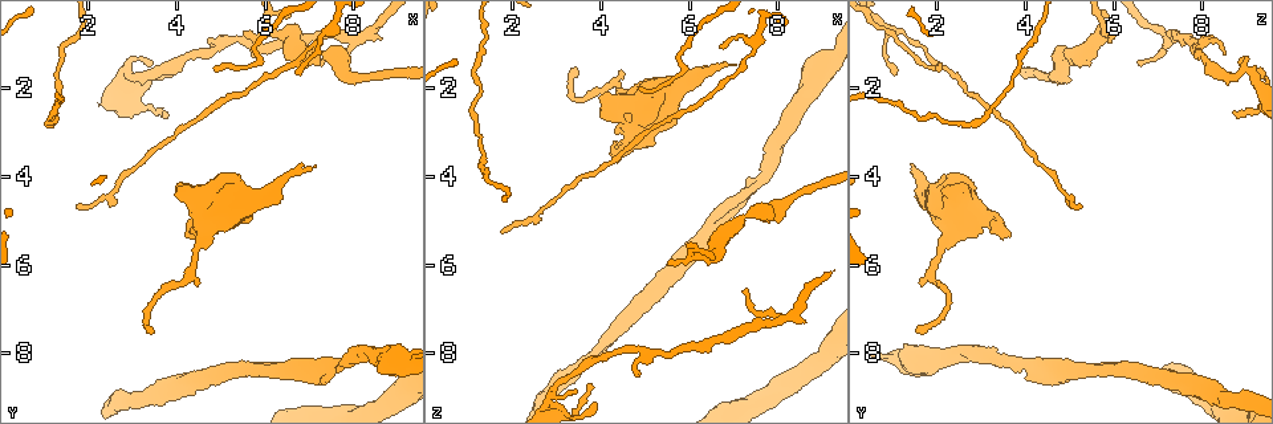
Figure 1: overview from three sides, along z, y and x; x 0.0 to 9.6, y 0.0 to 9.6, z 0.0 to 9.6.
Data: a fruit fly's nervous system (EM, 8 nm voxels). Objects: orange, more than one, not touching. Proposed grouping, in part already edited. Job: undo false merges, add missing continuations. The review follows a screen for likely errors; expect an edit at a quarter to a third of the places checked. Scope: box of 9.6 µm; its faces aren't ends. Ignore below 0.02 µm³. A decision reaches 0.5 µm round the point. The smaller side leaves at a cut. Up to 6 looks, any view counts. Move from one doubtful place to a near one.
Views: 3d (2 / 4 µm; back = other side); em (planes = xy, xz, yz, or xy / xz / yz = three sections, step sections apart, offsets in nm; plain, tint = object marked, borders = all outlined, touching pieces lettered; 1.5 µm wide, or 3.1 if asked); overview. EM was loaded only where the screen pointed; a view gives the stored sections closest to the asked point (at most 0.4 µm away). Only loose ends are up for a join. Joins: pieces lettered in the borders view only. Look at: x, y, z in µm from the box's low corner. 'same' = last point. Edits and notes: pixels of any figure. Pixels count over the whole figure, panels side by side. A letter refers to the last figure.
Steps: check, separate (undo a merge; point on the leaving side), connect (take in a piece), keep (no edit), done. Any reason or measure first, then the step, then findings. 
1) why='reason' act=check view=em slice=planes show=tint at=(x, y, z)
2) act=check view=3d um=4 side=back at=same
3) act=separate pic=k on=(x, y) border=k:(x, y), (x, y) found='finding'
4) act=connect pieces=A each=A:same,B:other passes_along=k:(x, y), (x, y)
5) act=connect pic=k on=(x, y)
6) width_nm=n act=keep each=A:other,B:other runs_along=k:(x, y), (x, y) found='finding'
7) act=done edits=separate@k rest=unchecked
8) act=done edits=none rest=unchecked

why='free end' act=check view=em slice=xy step=4 show=borders at=(5.55, 0.75, 5.95)

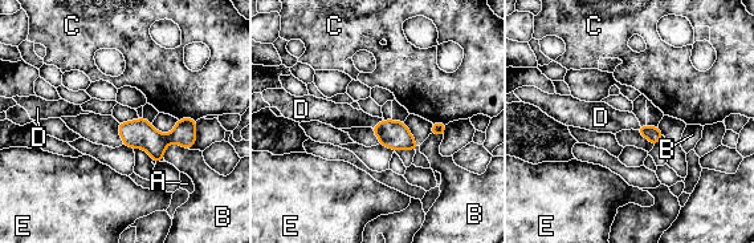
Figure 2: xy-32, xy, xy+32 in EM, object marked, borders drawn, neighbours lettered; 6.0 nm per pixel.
why='another direction' act=check view=em slice=planes show=borders at=same

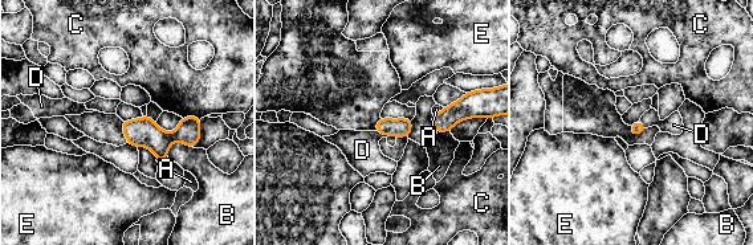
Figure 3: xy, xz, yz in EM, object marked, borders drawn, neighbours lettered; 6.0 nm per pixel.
act=connect pieces=D each=A:other,B:other,C:other,D:same,E:other passes_along=3:(402, 127), (382, 133), (362, 150) found='the cell continues'

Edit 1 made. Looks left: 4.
why='calibre changes' act=check view=em slice=planes show=plain at=(7.90, 1.75, 4.75)

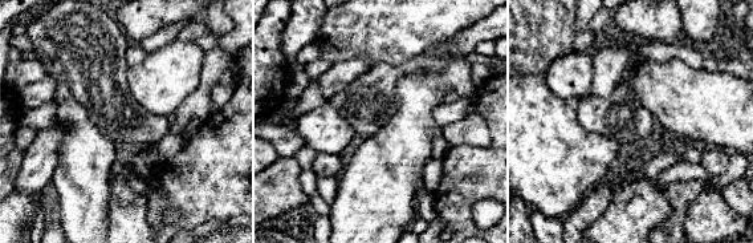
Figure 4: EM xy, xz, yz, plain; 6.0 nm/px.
act=check view=em slice=planes show=tint at=same

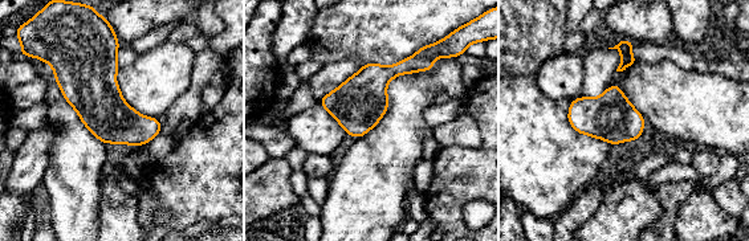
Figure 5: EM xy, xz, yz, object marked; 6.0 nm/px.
why='what lies round it' act=check view=em slice=planes show=borders at=same

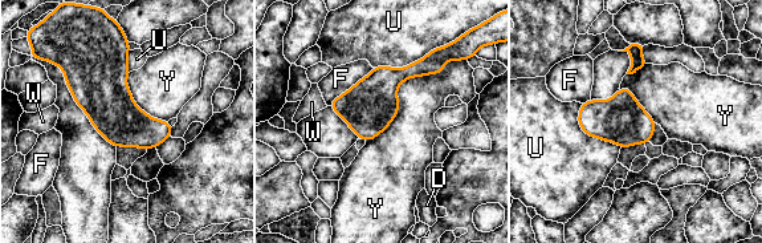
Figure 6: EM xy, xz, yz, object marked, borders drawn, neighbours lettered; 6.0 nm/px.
width_nm=280 act=keep each=D:other,F:other,U:other,W:other,Y:other border=6:(452, 41), (404, 67), (374, 68) found='continuous, no second cell'

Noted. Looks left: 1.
why='thin end' act=check view=em slice=planes show=borders at=(7.35, 1.50, 6.55)

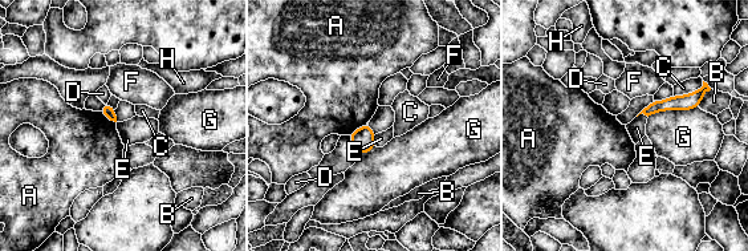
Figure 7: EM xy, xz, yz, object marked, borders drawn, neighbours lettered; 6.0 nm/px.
act=keep each=A:other,B:other,C:other,D:other,E:other,F:other,G:other,H:other runs_along=7:(700, 93), (647, 112) found='no lettered piece goes on from it'

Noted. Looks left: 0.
act=done edits=connect@3 rest=unchecked

